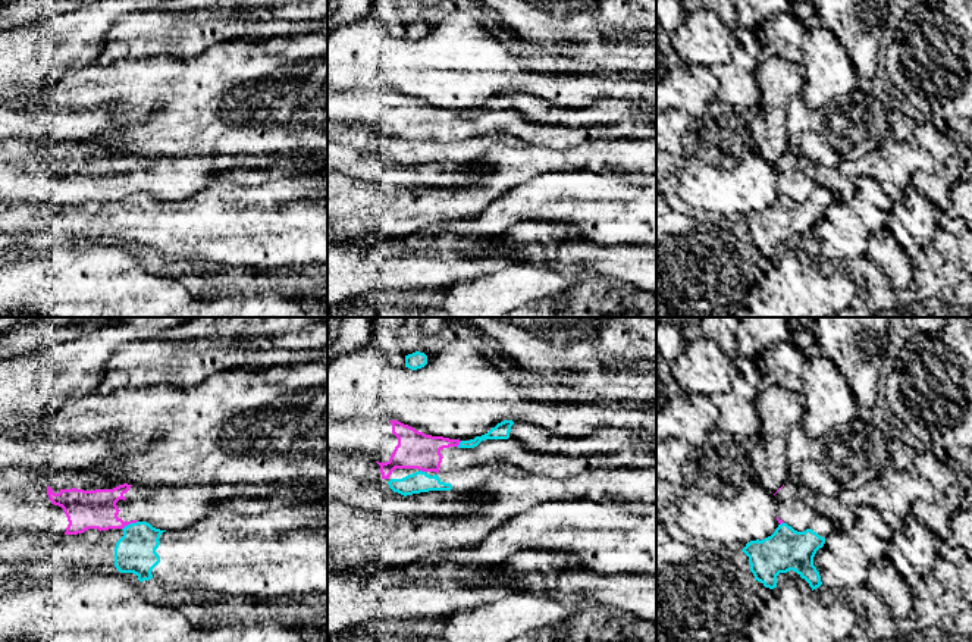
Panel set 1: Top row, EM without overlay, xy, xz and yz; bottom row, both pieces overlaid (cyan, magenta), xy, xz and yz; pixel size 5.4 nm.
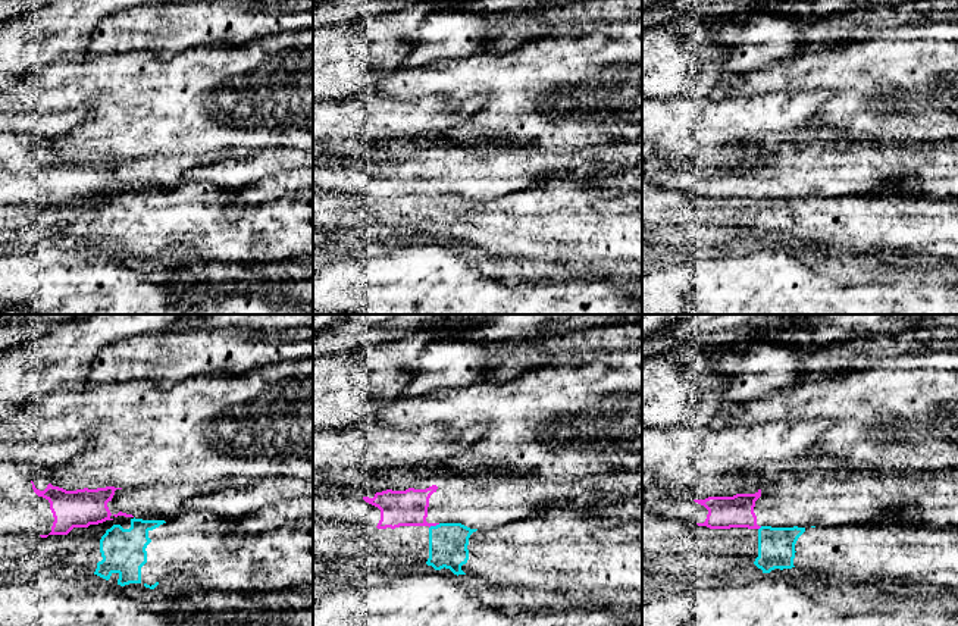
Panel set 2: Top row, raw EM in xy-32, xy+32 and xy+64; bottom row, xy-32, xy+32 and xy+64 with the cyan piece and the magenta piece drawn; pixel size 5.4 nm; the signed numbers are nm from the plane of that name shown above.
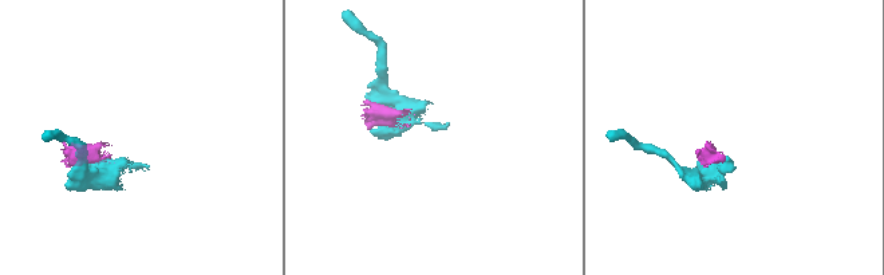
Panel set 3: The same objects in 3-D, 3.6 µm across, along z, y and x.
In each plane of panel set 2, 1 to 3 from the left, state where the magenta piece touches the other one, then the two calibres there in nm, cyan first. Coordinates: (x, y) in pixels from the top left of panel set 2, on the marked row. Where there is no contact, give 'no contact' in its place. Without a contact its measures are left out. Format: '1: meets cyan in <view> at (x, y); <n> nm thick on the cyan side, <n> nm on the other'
1: no contact
2: meets cyan in xy+32 at (434, 526); 220 nm thick on the cyan side, 200 nm on the other
3: meets cyan in xy+64 at (760, 528); 200 nm thick on the cyan side, 180 nm on the other

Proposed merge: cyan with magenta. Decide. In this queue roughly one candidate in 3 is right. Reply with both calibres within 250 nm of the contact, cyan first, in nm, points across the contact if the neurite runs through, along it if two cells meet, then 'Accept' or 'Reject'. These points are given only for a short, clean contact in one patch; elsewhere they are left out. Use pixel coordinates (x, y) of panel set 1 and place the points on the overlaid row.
Thickness 220 nm (cyan) against 220 nm. Boundary: xy (137, 520), (122, 529). Reject

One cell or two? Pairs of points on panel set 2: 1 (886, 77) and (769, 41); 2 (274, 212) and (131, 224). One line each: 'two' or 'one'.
1: two
2: one

